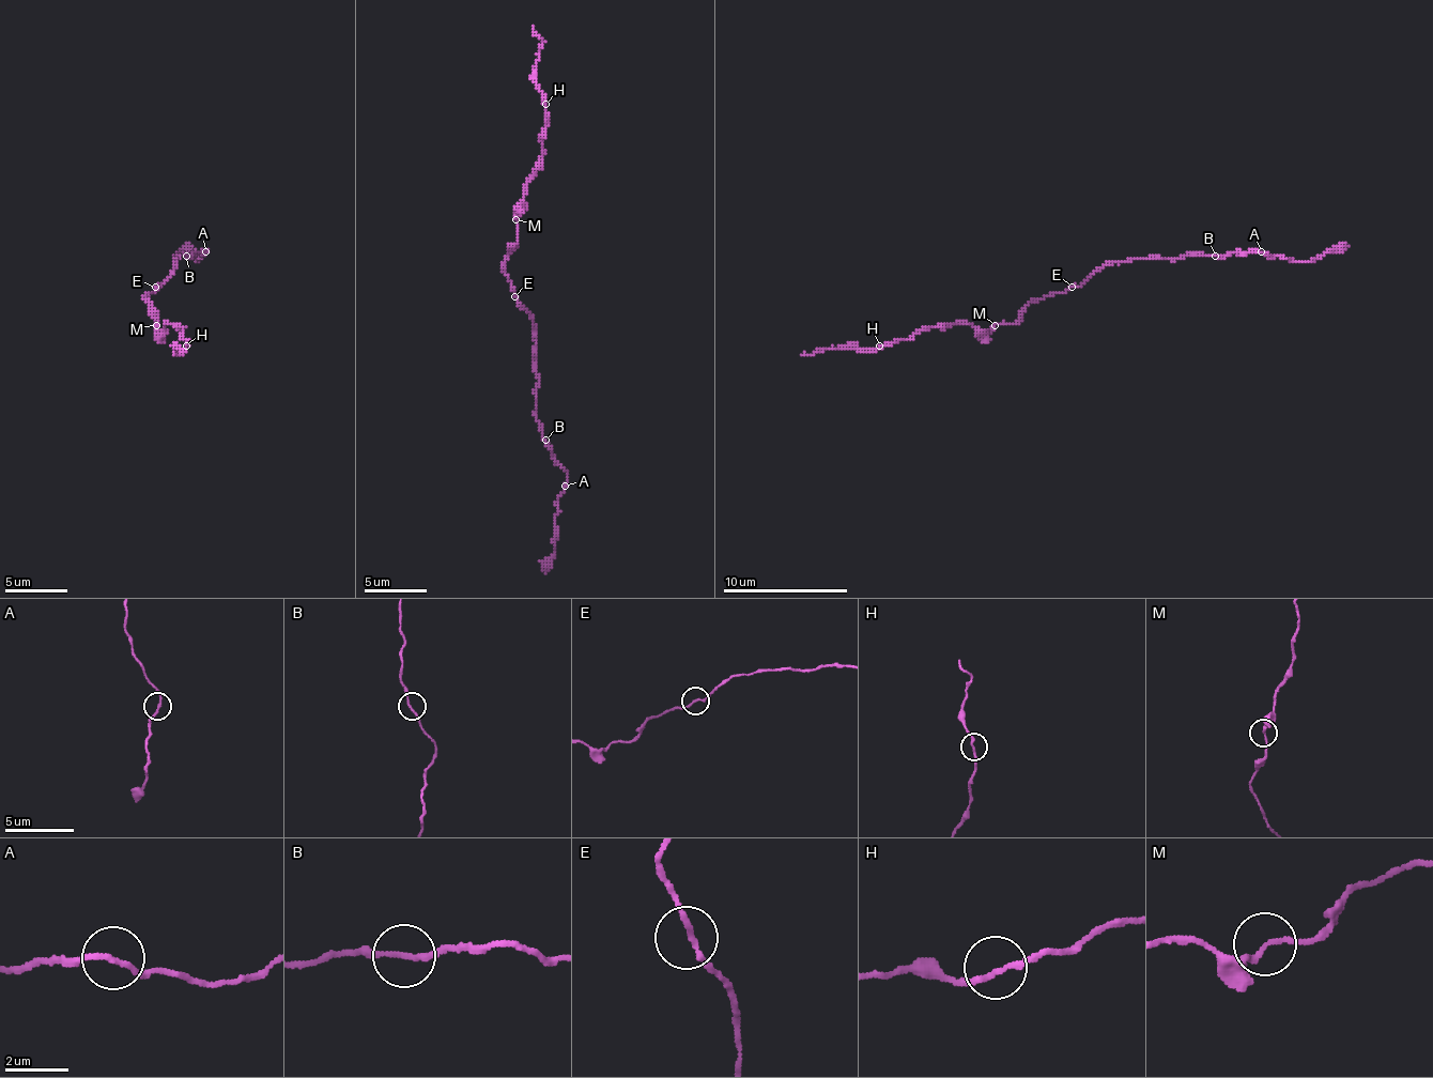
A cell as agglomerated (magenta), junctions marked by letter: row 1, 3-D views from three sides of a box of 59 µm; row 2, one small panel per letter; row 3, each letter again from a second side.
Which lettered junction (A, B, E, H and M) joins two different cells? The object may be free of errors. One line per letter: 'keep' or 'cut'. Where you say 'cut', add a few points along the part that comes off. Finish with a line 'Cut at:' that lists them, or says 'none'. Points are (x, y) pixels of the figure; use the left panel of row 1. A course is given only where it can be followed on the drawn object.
A: keep
B: keep
E: keep
H: keep
M: keep
Cut at: none

